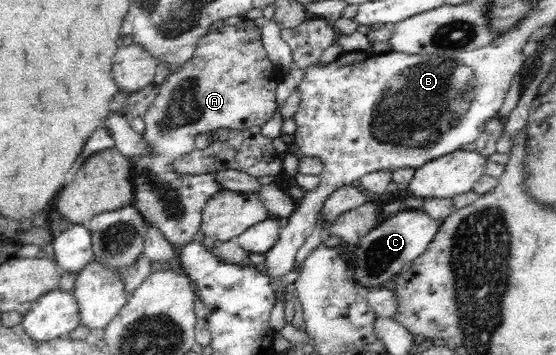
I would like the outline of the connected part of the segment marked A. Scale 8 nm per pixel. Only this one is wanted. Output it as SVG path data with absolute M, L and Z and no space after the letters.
M242 19L237 25L225 25L219 29L212 29L198 39L197 49L193 57L189 58L183 65L173 67L173 71L165 78L160 85L153 103L144 117L145 131L143 138L147 146L151 148L151 155L133 157L133 186L135 195L131 202L141 215L154 228L157 228L171 242L173 249L180 252L180 249L187 244L195 242L195 233L199 231L202 222L202 209L206 201L213 197L214 193L223 190L219 185L213 172L201 173L199 175L179 175L171 167L173 160L182 158L189 151L196 149L195 137L203 133L212 133L221 127L229 129L249 129L255 125L267 123L275 111L275 89L281 81L281 73L273 67L263 40L261 31L255 27L255 23L249 23L249 19Z

